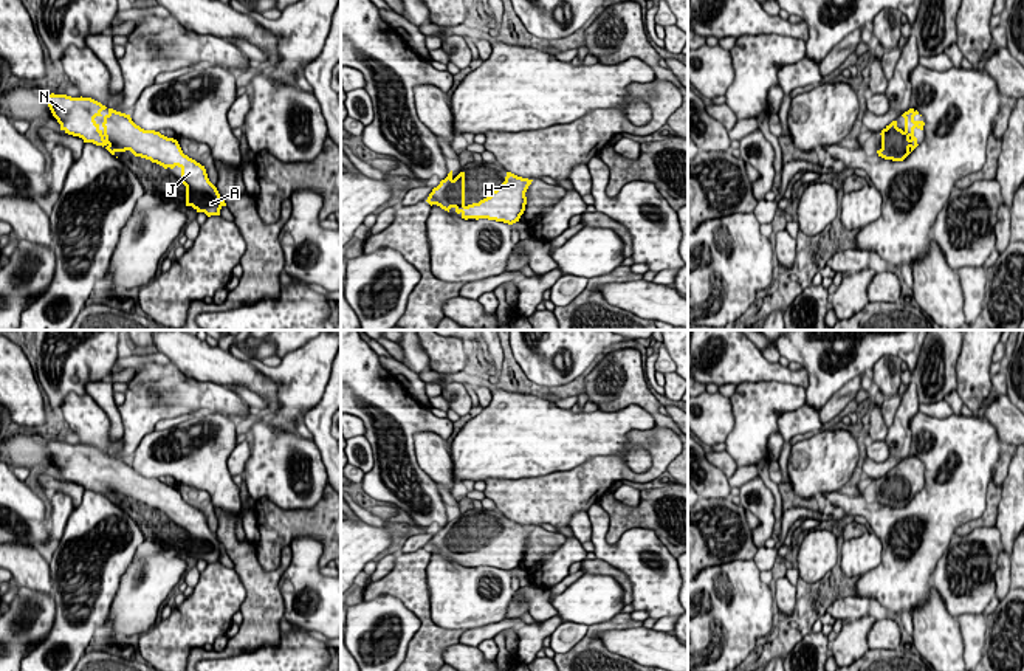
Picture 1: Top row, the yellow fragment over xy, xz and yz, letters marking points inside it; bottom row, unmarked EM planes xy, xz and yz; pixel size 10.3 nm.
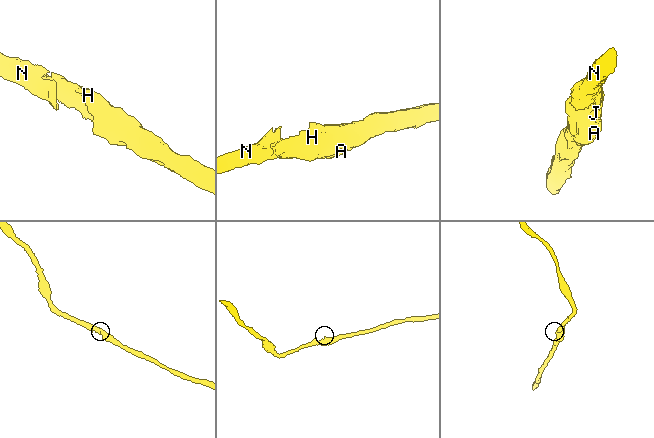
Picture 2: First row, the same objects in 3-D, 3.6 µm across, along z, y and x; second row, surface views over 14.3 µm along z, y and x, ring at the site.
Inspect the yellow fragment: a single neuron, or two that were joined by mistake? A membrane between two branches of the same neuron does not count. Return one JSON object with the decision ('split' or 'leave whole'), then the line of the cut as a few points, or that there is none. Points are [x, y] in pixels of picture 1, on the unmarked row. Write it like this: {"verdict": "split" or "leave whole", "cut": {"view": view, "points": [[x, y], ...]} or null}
{"verdict": "leave whole", "cut": null}

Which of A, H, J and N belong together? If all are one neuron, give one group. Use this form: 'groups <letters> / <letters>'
groups A H J N

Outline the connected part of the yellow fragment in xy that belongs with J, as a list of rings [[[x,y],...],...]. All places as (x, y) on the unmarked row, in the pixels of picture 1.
[[[51,440],[46,445],[60,477],[79,483],[84,490],[105,494],[112,502],[130,497],[135,504],[150,507],[164,516],[181,516],[186,533],[186,553],[208,564],[220,563],[226,553],[217,535],[209,528],[204,513],[183,501],[174,485],[136,473],[130,462],[107,456],[91,445],[71,445]]]

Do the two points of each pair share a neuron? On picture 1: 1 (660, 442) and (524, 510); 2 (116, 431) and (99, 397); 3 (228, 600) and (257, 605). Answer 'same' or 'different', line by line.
1: same
2: same
3: different

